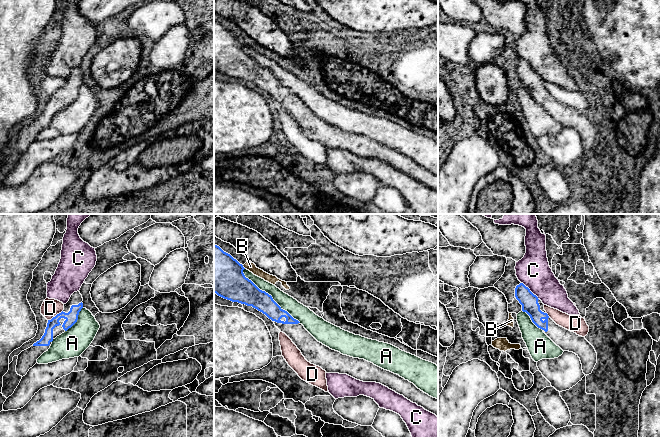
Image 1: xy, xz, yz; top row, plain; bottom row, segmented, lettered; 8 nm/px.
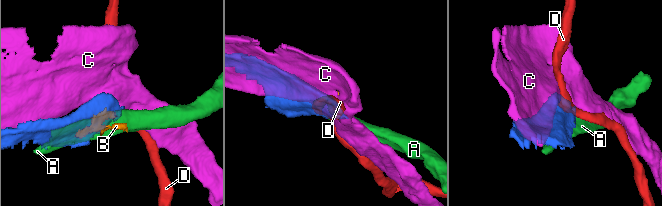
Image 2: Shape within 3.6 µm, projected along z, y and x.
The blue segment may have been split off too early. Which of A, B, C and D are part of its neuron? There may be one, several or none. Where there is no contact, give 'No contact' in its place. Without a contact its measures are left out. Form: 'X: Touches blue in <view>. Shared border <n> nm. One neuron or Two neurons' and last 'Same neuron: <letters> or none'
A: Touches blue in xz. Shared border 650 nm. Two neurons
B: Touches blue in xz. Shared border 40 nm. Two neurons
C: Touches blue in yz. Shared border 200 nm. Two neurons
D: Touches blue in xy. Shared border 150 nm. Two neurons
Same neuron: none

